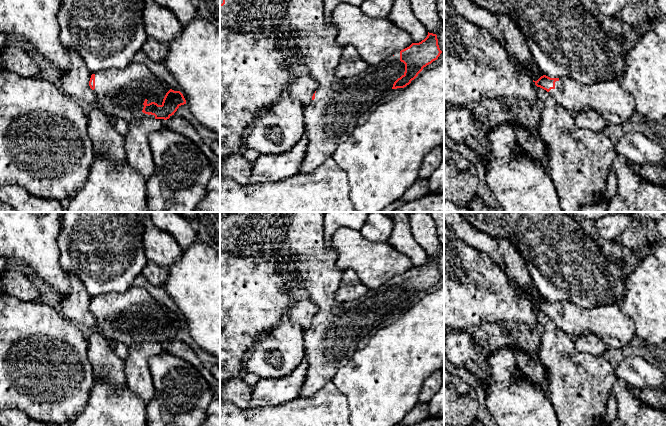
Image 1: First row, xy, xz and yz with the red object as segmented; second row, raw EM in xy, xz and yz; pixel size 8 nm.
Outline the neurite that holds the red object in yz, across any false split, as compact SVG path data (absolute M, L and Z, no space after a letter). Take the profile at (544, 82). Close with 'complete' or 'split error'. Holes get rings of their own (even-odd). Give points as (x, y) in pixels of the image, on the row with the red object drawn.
M444 0L444 104L466 106L485 99L512 97L536 102L537 87L549 92L560 106L573 115L594 109L608 123L623 124L636 114L635 99L623 90L619 80L583 85L566 78L550 78L546 75L534 81L530 76L522 74L489 31L467 21Z | split error

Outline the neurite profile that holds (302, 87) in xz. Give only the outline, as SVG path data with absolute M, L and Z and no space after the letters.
M299 74L294 77L289 86L289 96L307 106L318 88L318 83L310 75Z

